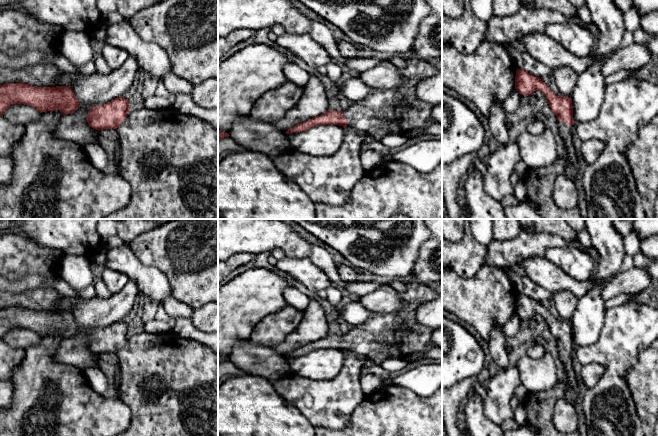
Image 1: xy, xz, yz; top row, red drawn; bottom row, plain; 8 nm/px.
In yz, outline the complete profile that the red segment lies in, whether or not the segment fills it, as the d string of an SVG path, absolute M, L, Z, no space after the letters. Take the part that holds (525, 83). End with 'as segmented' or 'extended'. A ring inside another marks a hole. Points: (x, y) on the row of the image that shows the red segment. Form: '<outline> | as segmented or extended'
M517 69L515 89L521 95L533 95L540 90L557 116L558 131L565 145L565 155L553 164L542 168L527 168L523 179L527 184L527 200L538 209L544 219L580 219L578 206L571 209L559 208L553 199L553 189L560 175L575 180L578 161L573 147L573 107L572 99L556 95L540 77L534 76L523 69Z | extended

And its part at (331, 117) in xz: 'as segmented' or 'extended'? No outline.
extended

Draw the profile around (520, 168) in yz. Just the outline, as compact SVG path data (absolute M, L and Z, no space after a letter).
M519 160L516 163L515 168L514 168L514 172L516 172L518 174L520 179L523 180L525 178L526 172L527 172L527 167L522 160Z

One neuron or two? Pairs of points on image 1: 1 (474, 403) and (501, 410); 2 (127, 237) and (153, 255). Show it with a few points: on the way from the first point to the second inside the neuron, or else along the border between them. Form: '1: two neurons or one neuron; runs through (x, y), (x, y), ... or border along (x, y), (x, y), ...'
1: two neurons; border along (483, 399), (483, 412), (496, 425)
2: two neurons; border along (151, 229), (140, 233), (128, 244)

